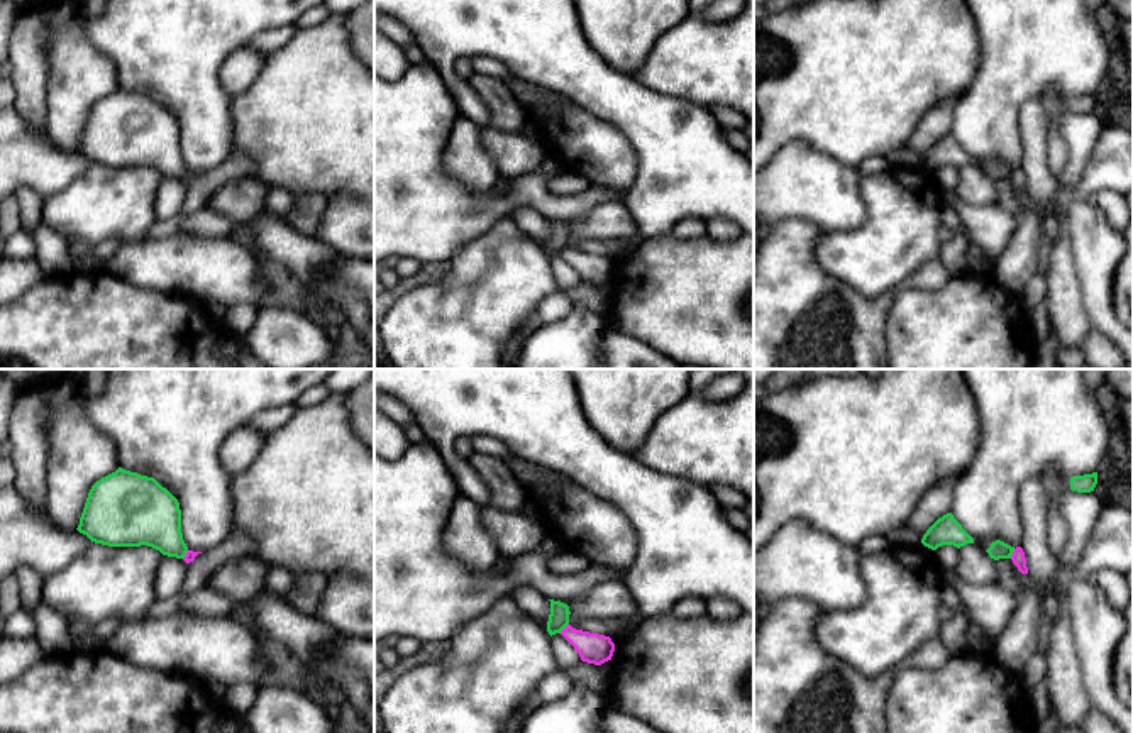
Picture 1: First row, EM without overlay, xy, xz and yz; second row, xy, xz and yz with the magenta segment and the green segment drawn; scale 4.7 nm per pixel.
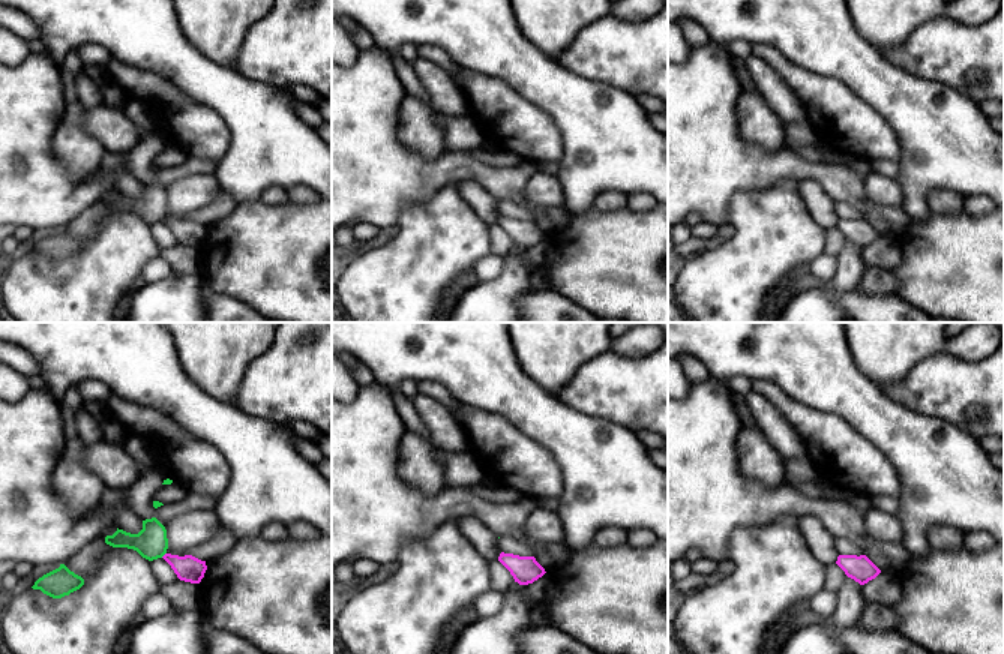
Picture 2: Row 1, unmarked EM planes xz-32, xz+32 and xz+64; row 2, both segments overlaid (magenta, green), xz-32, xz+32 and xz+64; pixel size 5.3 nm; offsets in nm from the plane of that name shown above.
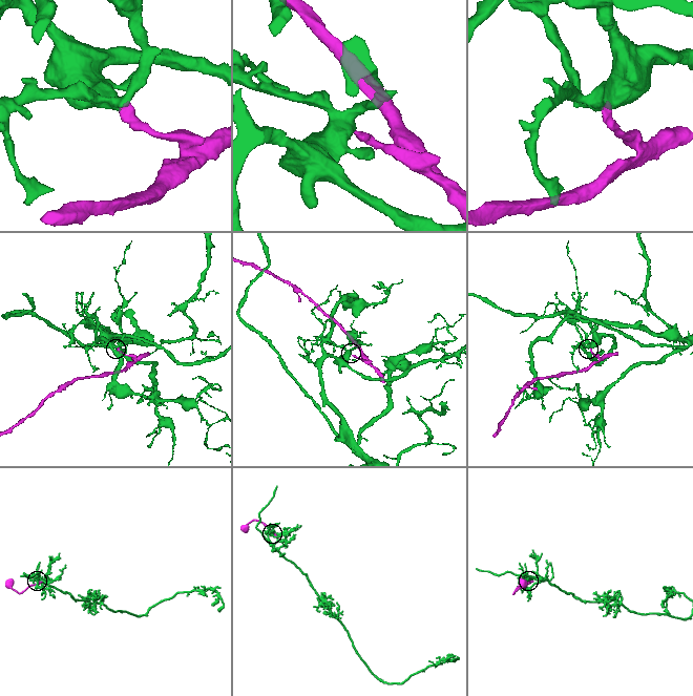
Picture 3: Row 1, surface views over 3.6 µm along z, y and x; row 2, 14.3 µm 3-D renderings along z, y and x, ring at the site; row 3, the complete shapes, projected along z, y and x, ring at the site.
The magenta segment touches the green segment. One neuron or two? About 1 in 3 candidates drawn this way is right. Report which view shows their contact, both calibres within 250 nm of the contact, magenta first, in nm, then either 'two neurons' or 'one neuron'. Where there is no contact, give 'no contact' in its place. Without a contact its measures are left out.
contact in yz; calibres 70 and 90 nm; two neurons

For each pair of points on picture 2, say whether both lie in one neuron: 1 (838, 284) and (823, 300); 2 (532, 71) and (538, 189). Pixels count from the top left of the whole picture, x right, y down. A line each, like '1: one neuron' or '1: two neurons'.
1: one neuron
2: two neurons

